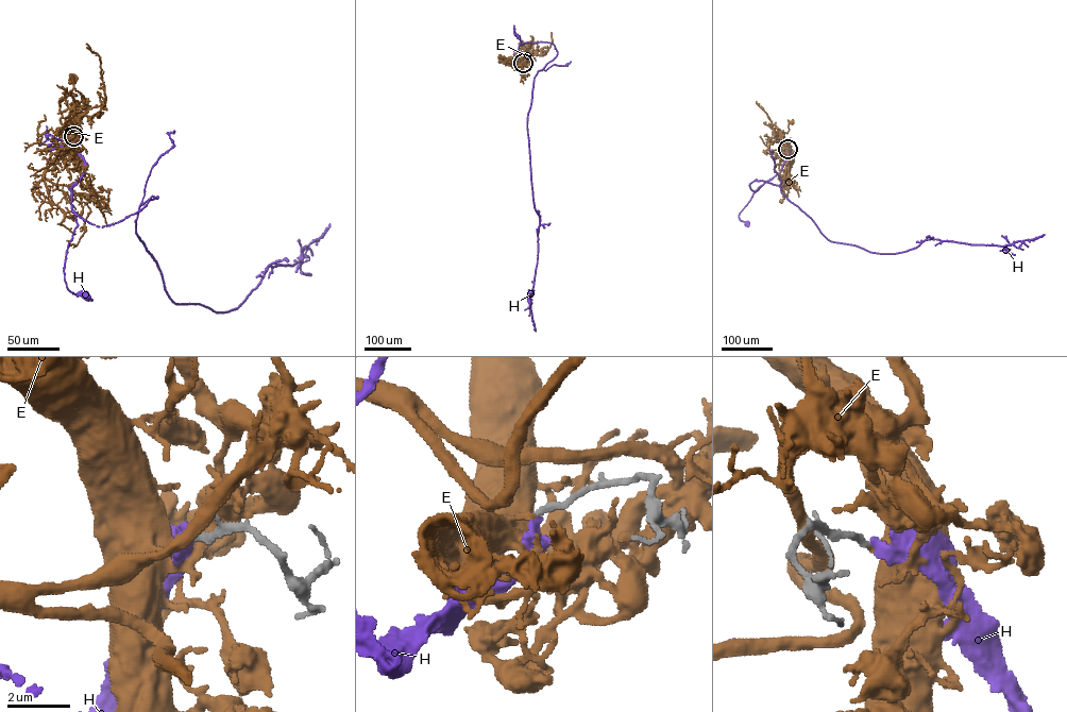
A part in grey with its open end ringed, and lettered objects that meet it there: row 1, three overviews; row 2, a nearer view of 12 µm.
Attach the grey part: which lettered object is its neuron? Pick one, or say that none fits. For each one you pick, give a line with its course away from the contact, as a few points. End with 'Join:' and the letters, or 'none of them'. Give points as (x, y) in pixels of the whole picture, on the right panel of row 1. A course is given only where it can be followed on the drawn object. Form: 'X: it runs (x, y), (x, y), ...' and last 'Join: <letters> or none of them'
E: it runs (788, 149), (779, 142), (779, 136), (789, 131), (789, 120), (792, 122)
Join: E

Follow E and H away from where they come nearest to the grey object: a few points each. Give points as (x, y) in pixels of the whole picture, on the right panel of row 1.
E: (788, 149), (779, 142), (779, 136), (789, 131), (789, 120), (792, 122)
H: (788, 149), (790, 155), (779, 172), (755, 191), (740, 213), (740, 220), (746, 223)

